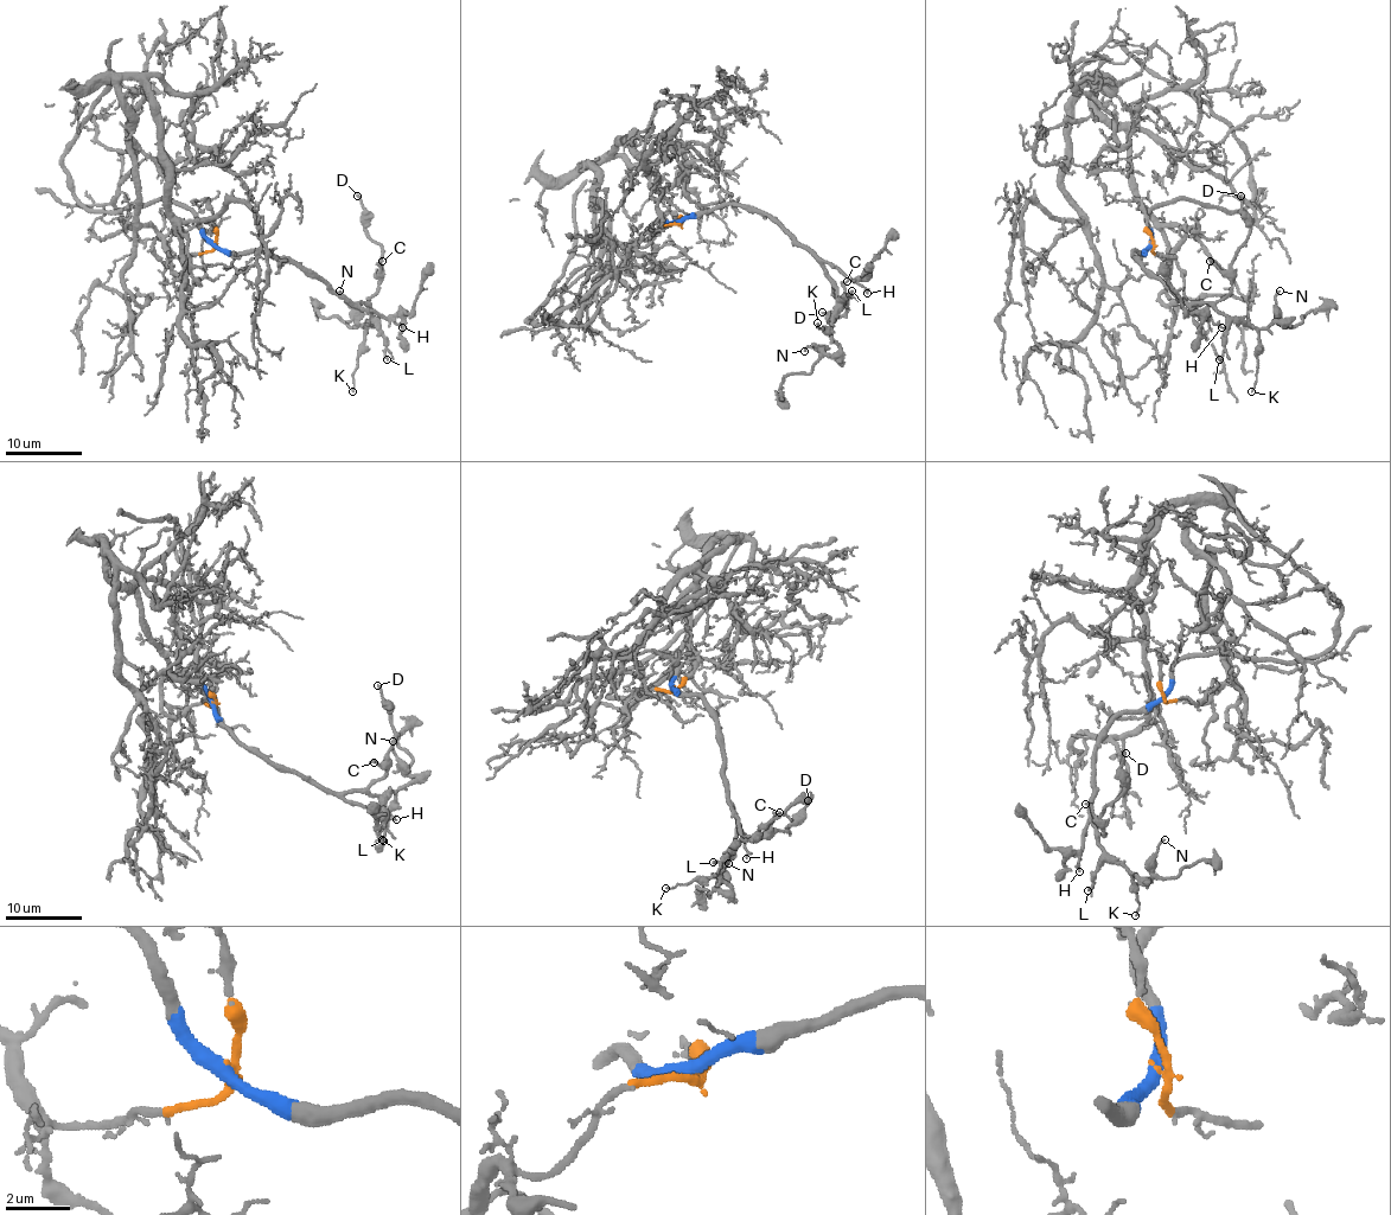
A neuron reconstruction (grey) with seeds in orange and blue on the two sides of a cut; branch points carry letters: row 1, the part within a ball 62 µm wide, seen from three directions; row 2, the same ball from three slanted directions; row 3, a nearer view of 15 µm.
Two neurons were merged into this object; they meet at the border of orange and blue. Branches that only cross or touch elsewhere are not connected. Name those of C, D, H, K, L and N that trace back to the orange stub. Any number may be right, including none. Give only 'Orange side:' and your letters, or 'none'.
Orange side: none

